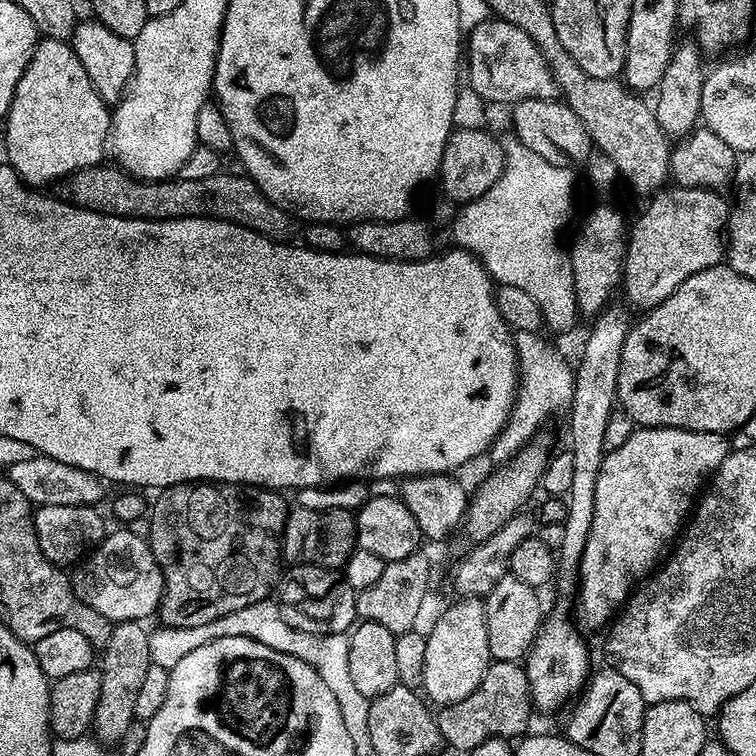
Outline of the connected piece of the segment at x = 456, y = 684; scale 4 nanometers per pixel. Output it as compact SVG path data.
M464 598L456 603L460 604L450 605L433 622L432 629L427 629L426 632L428 641L422 692L433 705L436 703L436 706L462 702L462 698L474 694L492 660L490 642L486 642L484 600Z

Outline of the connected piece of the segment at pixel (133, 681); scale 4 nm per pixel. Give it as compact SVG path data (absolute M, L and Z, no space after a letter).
M121 620L111 625L112 632L107 633L108 644L102 649L98 660L100 674L100 693L98 706L94 710L91 731L95 739L104 746L119 745L120 739L130 724L136 719L134 701L142 692L146 682L146 672L152 665L150 658L149 629L139 620Z

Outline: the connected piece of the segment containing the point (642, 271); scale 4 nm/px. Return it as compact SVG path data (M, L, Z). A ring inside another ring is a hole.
M668 186L649 199L653 200L627 233L624 250L622 292L634 307L658 307L686 278L721 263L726 240L720 237L720 231L725 231L730 208L719 195L711 188Z

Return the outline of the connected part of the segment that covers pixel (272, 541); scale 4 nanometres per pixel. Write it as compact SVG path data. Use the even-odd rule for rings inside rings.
M189 482L187 484L172 484L159 493L160 496L150 508L148 520L147 542L164 576L164 593L160 599L158 620L165 628L178 626L204 626L206 622L214 622L226 614L234 614L234 610L242 610L242 606L254 606L258 602L269 599L277 587L282 575L282 541L284 539L284 524L288 520L290 504L284 501L285 493L275 488L253 486L251 484L221 484L219 482Z

